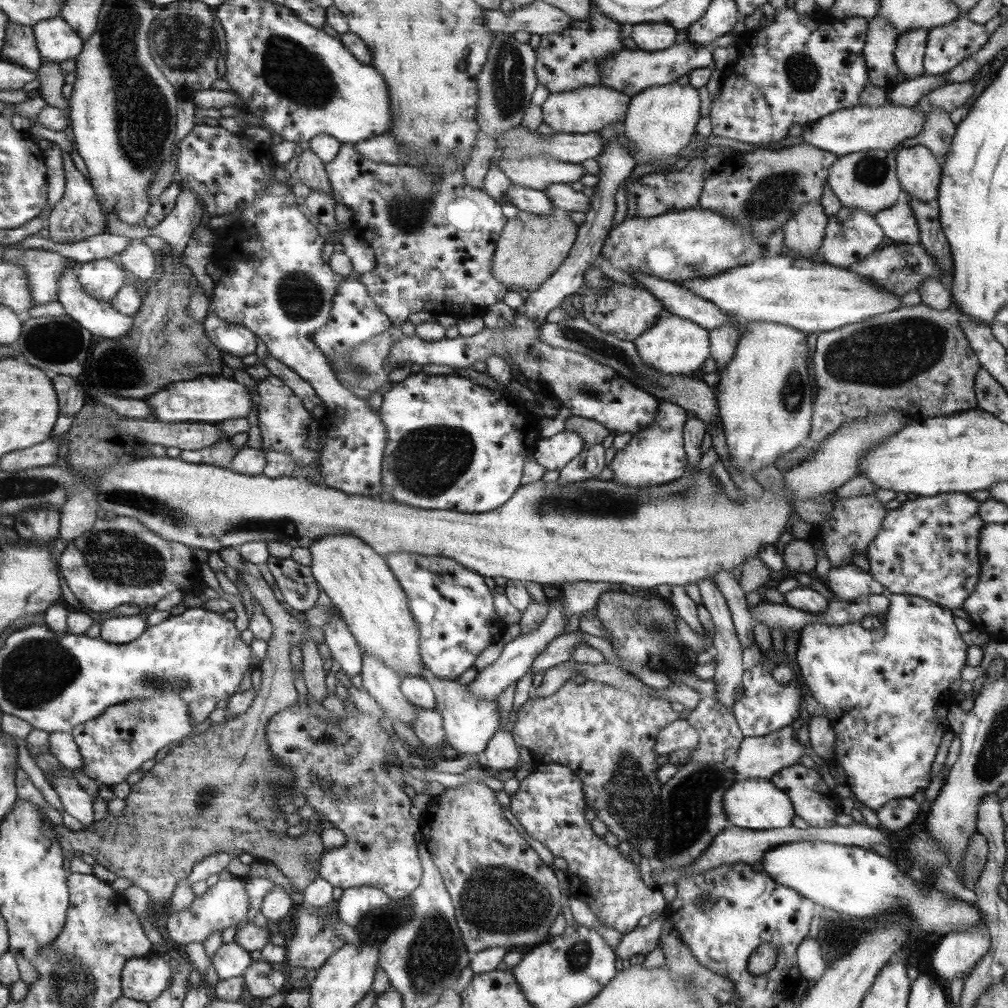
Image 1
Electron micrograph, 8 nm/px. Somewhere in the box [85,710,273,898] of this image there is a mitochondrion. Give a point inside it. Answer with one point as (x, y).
(205, 797)

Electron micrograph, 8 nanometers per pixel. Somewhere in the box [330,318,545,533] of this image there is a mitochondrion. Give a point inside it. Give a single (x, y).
(426, 462)

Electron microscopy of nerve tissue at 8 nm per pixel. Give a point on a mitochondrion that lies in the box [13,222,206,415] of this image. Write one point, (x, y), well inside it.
(50, 341)

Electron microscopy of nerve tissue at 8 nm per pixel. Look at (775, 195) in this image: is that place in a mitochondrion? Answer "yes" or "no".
yes

